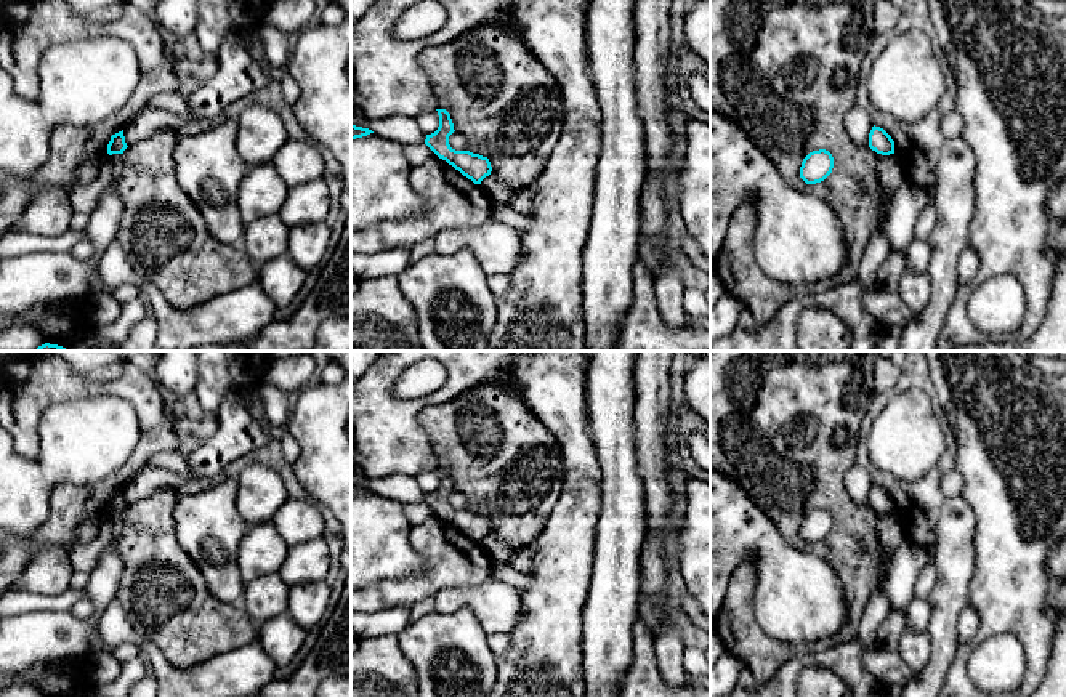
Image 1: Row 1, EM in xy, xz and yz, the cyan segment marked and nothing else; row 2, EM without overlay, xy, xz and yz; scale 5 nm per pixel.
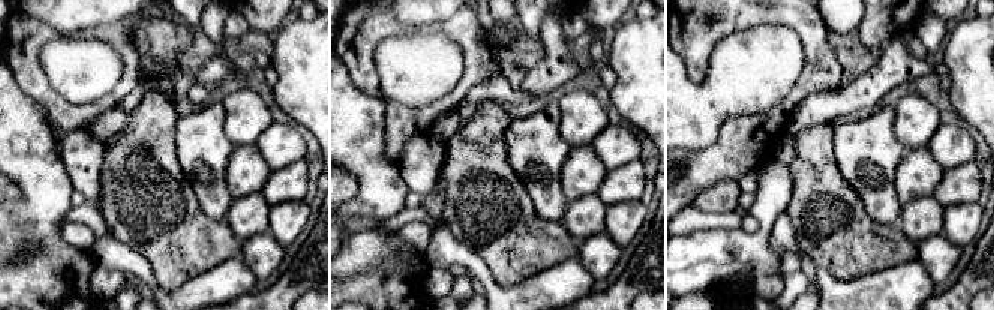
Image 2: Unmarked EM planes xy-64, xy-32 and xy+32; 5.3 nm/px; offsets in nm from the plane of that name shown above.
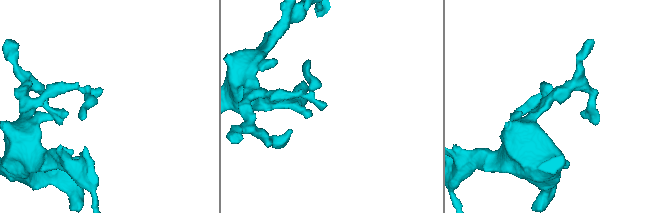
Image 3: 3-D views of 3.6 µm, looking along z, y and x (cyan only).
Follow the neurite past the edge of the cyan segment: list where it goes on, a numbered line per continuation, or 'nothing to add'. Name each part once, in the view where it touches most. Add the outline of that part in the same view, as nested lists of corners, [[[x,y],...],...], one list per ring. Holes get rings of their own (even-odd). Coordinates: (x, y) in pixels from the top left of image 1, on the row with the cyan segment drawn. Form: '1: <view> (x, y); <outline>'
nothing to add

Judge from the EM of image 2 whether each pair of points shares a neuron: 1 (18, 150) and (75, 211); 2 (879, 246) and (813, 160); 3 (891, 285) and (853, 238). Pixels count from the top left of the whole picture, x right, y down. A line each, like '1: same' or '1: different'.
1: different
2: same
3: different

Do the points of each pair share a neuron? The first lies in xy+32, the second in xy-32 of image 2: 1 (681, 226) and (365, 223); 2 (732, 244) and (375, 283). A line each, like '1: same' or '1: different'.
1: same
2: different

